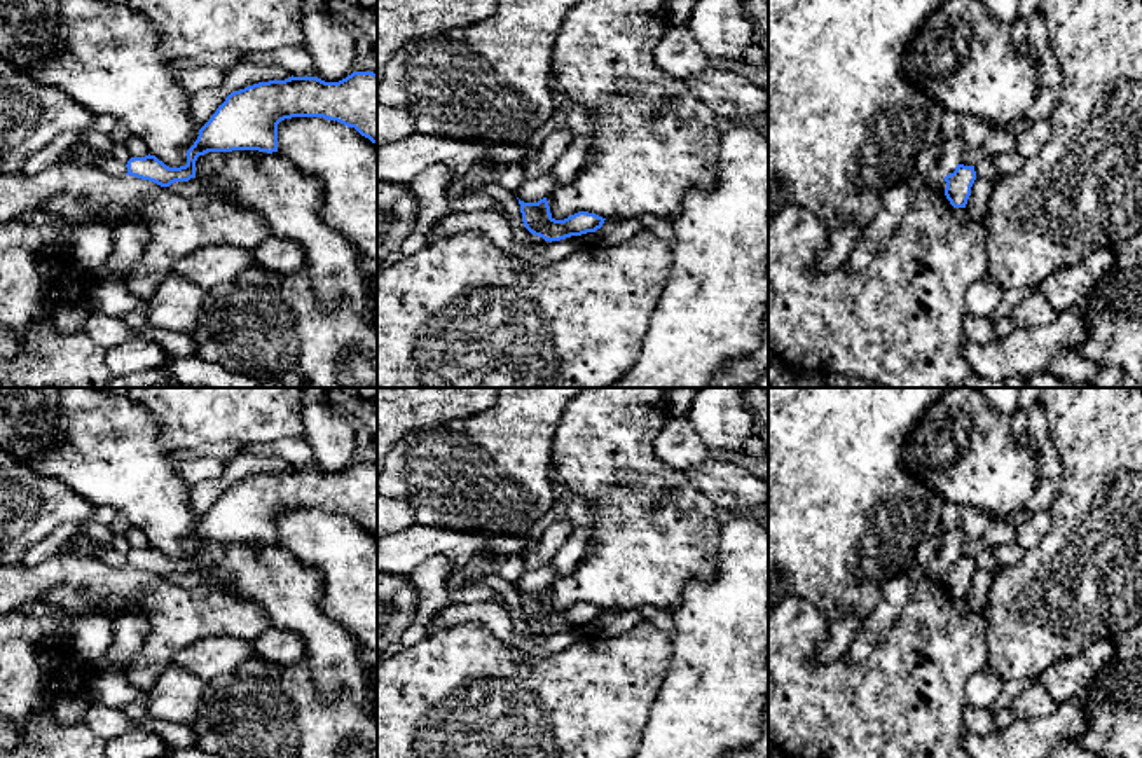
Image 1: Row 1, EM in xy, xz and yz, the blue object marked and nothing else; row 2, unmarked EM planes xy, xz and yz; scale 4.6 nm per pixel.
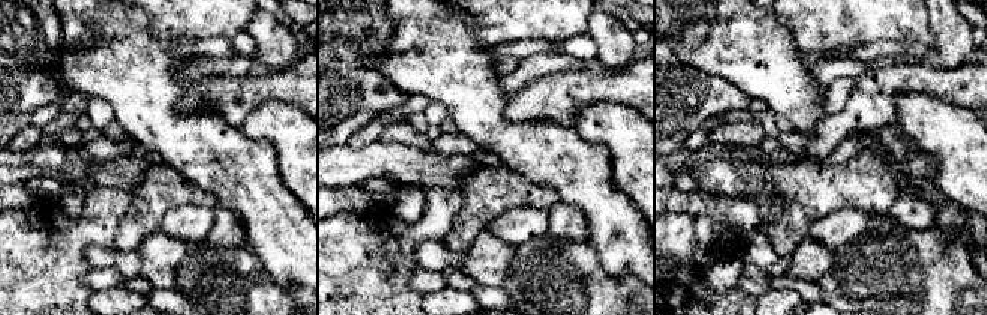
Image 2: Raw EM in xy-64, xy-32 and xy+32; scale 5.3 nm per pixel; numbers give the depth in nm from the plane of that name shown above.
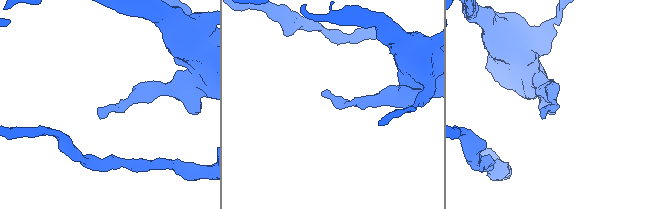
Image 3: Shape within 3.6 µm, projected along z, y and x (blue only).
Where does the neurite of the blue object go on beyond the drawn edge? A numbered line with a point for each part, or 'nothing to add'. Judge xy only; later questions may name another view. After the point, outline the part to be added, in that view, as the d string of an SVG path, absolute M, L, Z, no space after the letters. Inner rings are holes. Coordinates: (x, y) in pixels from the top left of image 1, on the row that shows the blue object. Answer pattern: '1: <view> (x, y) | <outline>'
nothing to add

